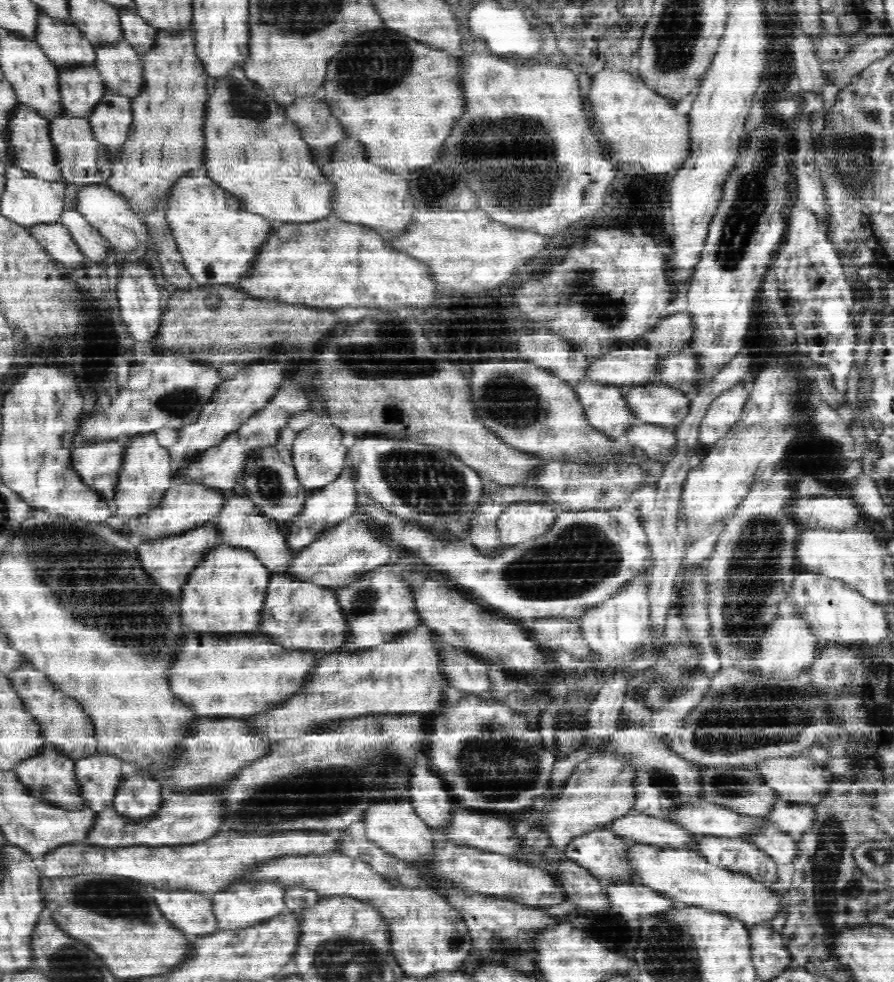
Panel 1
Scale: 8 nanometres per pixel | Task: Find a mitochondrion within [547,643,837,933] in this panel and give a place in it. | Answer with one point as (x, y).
(738, 714)

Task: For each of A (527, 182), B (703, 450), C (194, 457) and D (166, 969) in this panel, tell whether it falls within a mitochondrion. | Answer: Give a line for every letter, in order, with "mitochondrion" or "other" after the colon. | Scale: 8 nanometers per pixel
A: mitochondrion
B: other
C: other
D: other

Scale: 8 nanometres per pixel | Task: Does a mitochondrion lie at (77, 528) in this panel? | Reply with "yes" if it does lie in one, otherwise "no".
yes

